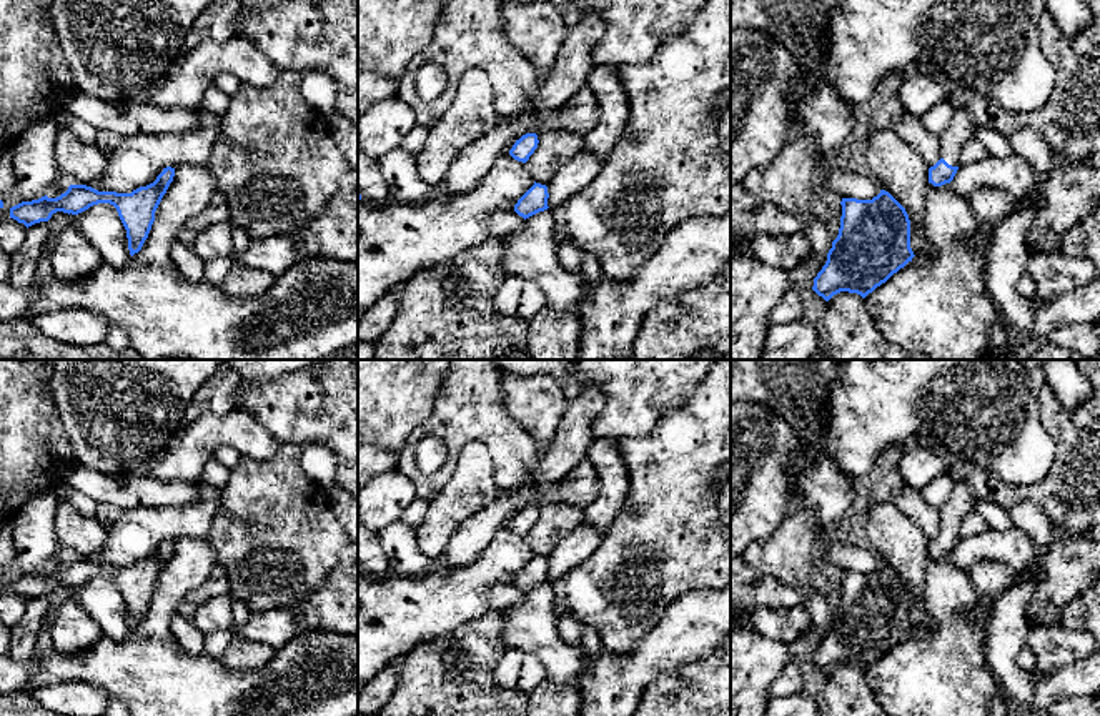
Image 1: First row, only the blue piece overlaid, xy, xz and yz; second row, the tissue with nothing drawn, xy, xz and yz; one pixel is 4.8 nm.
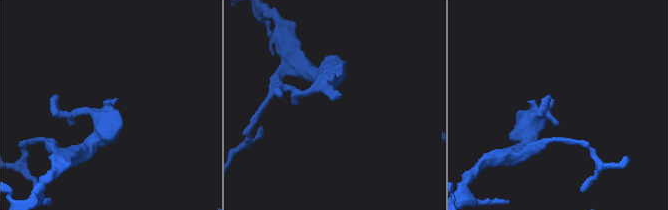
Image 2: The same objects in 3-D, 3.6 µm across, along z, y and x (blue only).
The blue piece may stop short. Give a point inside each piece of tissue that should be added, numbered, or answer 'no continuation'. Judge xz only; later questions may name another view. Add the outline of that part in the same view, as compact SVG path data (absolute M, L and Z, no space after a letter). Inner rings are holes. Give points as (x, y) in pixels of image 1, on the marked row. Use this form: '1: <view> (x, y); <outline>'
no continuation

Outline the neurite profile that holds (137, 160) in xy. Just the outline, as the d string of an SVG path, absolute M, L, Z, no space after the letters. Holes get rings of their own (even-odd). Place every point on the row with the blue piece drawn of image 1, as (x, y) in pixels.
M196 108L198 127L176 133L133 135L121 138L115 150L108 155L108 162L102 178L92 188L98 191L131 193L140 186L146 186L166 168L176 168L181 163L203 165L213 152L215 142L220 138L223 115Z

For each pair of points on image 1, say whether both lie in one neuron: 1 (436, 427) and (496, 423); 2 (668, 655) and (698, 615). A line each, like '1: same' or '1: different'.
1: same
2: same

